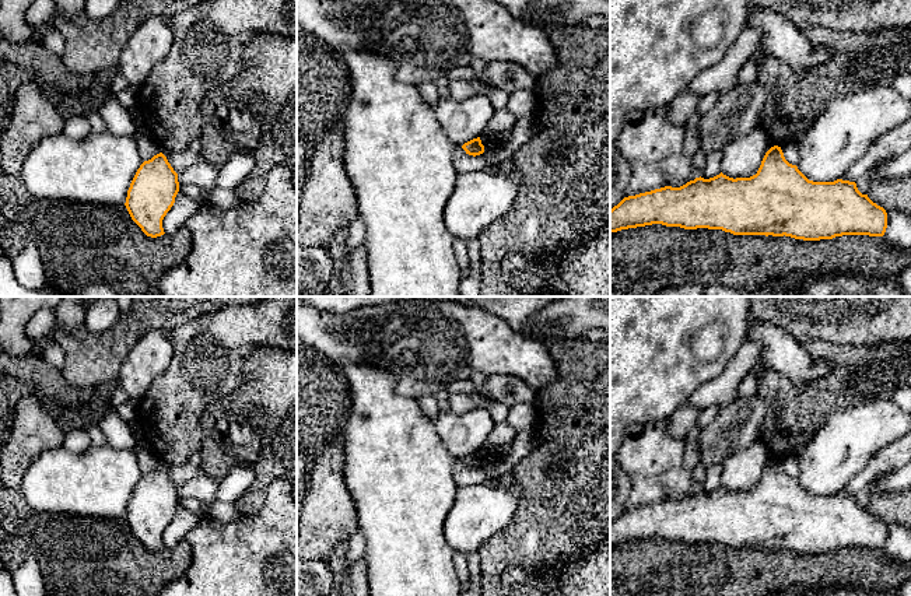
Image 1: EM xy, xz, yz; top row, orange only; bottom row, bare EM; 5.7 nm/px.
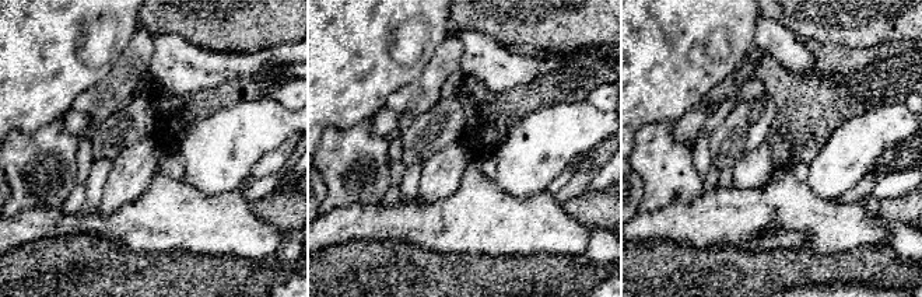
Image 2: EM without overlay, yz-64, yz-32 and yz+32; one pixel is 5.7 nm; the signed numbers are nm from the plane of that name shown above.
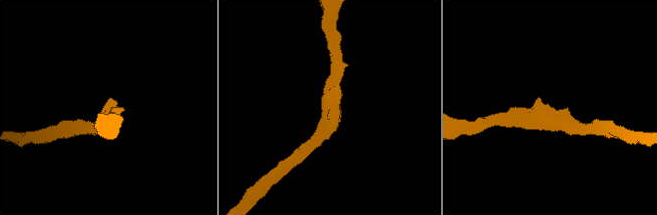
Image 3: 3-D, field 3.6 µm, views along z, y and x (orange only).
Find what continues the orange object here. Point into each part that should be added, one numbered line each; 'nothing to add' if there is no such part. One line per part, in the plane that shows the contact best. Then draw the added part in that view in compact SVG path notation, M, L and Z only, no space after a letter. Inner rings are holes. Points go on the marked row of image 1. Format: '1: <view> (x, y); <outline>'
nothing to add

